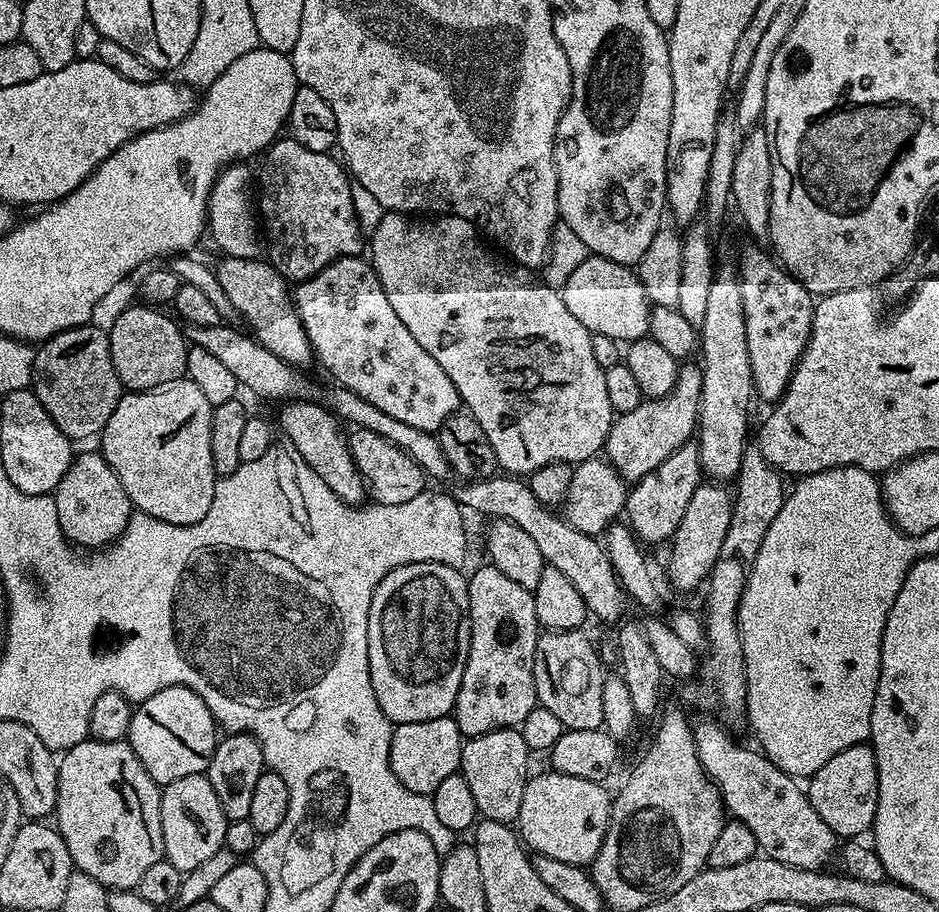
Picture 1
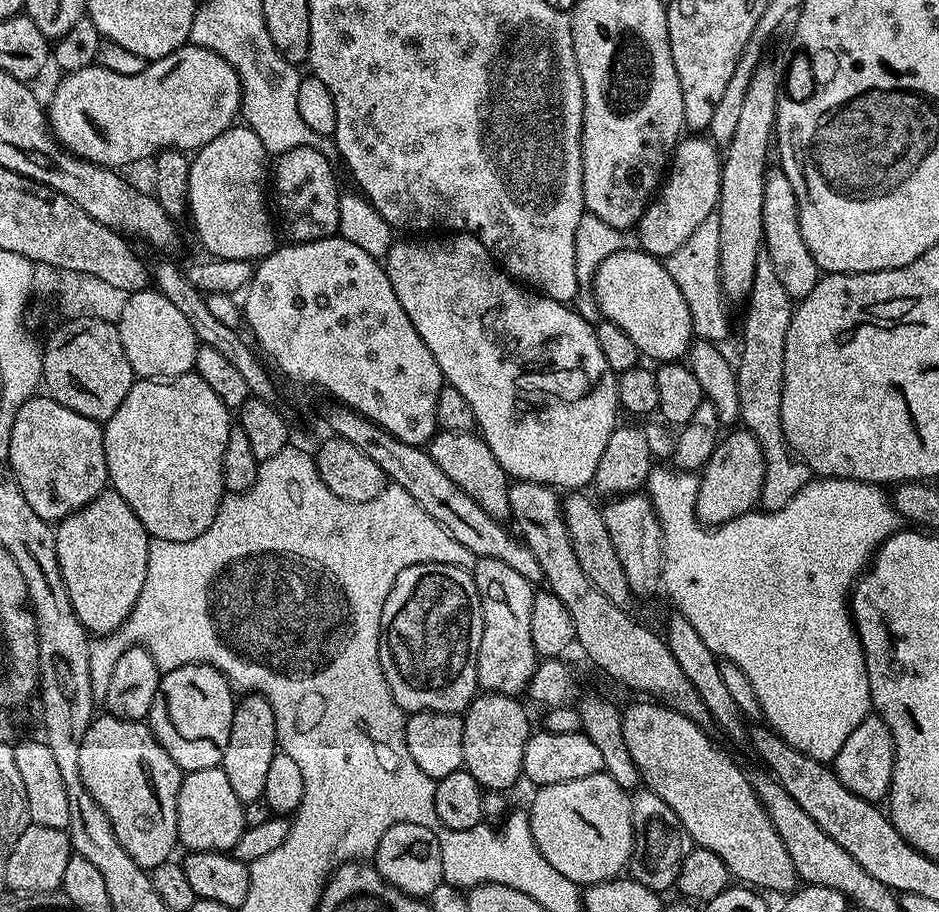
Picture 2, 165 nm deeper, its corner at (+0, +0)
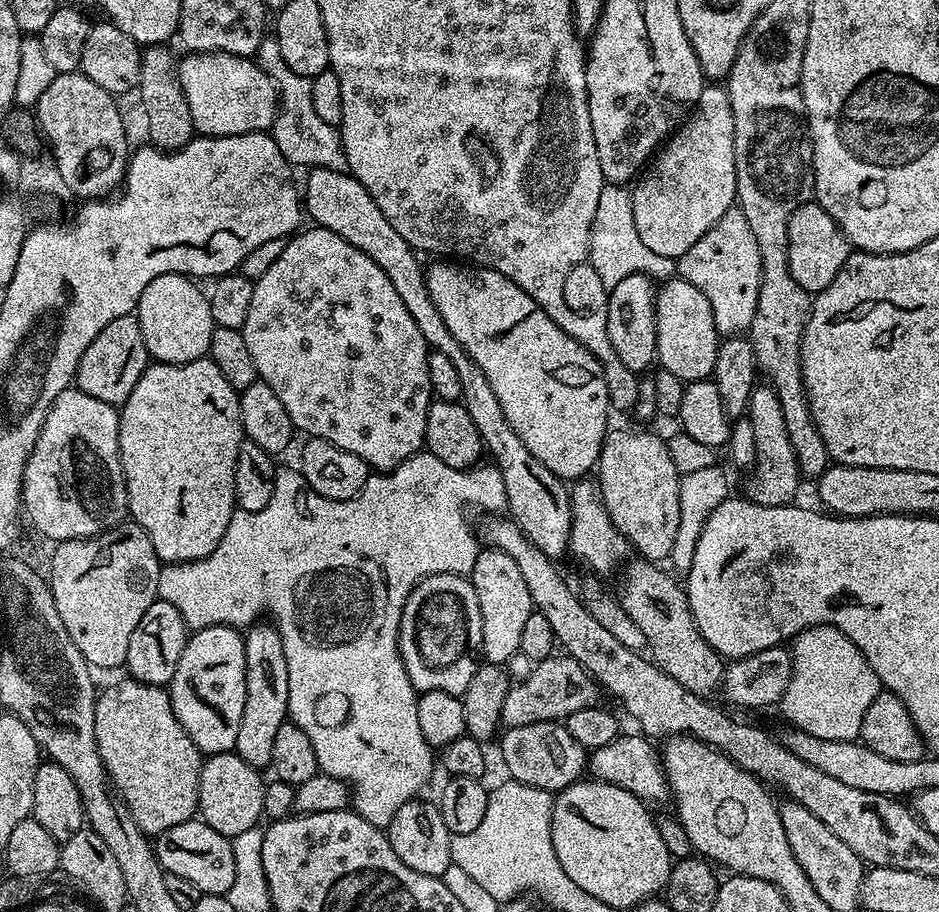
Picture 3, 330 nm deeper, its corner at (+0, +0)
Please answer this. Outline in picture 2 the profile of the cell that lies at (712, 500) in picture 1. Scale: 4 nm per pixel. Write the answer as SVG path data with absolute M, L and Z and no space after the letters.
M739 430L719 441L707 464L699 473L700 489L696 499L696 516L706 526L725 524L753 511L760 502L766 462L762 446L753 432Z

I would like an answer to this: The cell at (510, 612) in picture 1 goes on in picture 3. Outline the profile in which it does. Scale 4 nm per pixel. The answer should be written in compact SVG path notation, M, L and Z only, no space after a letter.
M485 547L474 562L474 570L470 573L474 590L478 594L478 606L482 614L482 646L483 659L490 664L507 665L507 660L520 651L522 630L526 626L526 618L534 611L530 590L526 590L526 581L518 571L514 558L497 548Z

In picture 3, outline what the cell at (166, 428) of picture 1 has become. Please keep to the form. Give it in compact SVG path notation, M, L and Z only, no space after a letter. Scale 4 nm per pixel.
M210 358L185 364L152 362L142 374L142 378L138 378L138 386L130 390L130 398L126 398L119 413L118 446L128 495L128 516L135 524L142 526L142 530L146 530L146 538L150 538L150 546L154 546L154 554L158 554L158 558L164 564L185 564L206 558L218 546L218 542L222 542L222 534L226 534L226 526L230 526L230 518L233 512L237 511L234 466L238 462L238 446L246 439L240 417L240 392L234 386L230 386L230 382L226 382L222 370L218 370L218 366Z

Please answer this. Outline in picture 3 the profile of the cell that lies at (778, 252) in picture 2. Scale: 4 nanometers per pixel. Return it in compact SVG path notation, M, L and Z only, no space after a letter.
M809 202L798 206L790 214L790 226L788 227L788 261L790 262L790 274L794 274L794 282L802 286L810 294L826 290L830 282L834 282L834 274L842 270L846 262L850 245L842 234L840 227L826 214L824 207L815 202Z

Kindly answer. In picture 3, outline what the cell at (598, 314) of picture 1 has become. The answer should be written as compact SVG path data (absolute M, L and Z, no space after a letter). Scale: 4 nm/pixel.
M679 278L665 280L656 292L656 359L663 371L685 382L707 380L716 365L722 337L714 326L714 310L698 286Z

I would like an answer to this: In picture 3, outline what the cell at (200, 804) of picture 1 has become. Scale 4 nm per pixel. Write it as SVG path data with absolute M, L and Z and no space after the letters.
M235 751L208 756L200 766L199 819L210 826L210 830L218 830L218 834L229 838L257 827L264 816L262 798L266 783L265 777L260 776L263 776L261 769L250 766Z

